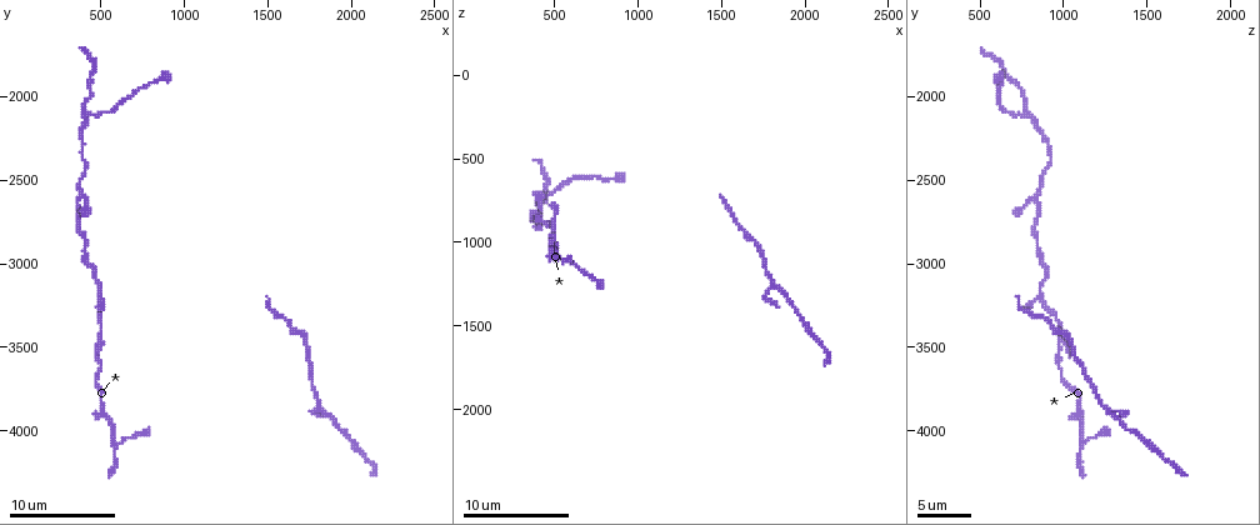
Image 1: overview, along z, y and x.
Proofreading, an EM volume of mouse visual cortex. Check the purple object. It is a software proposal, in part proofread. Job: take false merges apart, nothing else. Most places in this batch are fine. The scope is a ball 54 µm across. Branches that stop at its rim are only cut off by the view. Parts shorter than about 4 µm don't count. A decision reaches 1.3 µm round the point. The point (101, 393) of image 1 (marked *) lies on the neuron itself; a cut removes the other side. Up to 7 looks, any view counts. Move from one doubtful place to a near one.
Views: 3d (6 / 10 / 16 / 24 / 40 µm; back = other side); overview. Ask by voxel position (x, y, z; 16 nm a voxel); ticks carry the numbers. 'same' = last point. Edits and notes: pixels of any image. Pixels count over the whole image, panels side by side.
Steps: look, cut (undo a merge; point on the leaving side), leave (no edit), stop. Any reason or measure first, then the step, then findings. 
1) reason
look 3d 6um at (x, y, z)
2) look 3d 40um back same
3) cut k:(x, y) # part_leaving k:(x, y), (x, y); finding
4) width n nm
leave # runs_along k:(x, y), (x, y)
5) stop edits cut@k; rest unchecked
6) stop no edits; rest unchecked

sudden change in width
look 3d 6um at (800, 3980, 1260)

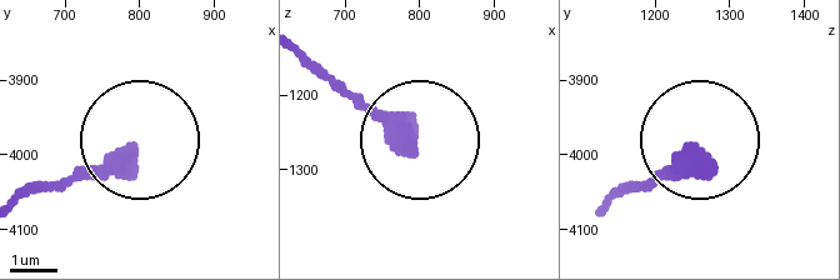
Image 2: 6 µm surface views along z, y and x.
other side
look 3d 6um back at (785, 3995, 1255)

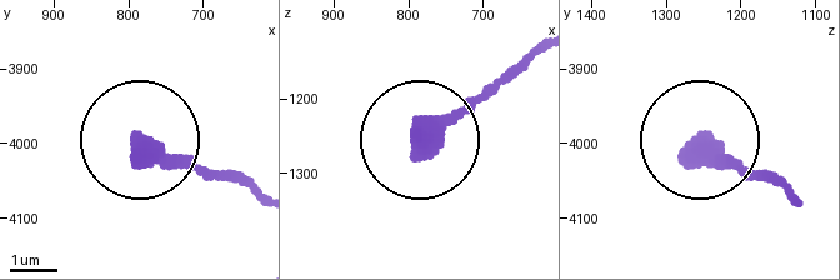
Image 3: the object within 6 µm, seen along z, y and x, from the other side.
width 510 nm
leave # runs_along 3:(255, 196), (140, 144); one neuron here

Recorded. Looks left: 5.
calibre changes
look 3d 16um at (500, 3220, 880)

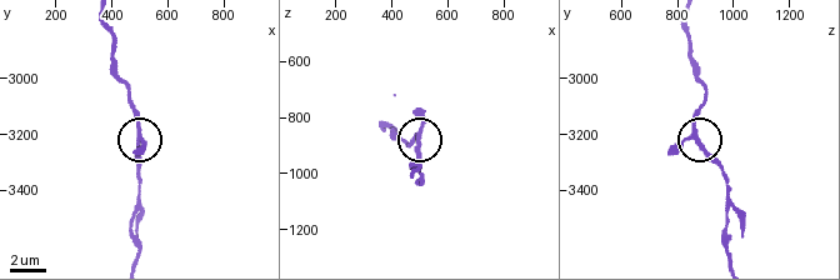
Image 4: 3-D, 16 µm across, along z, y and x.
width 200 nm
leave # runs_along 4:(135, 258), (140, 115), (131, 85); one neuron here

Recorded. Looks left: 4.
three arms meet
look 3d 10um at (1800, 3860, 1240)

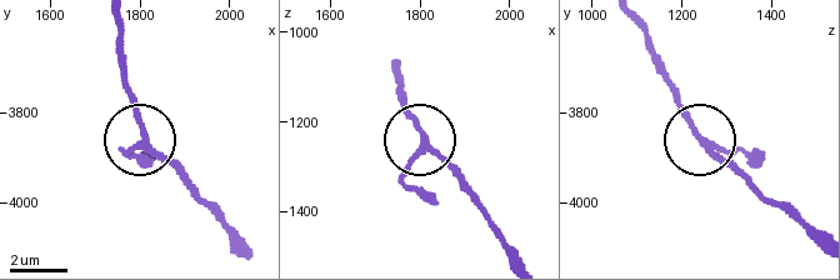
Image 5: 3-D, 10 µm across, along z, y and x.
look 3d 10um back at (1820, 3865, 1260)

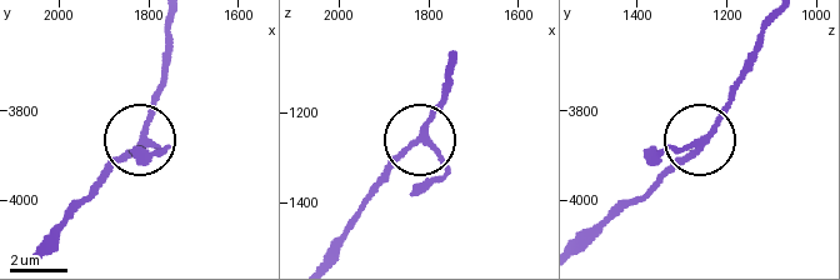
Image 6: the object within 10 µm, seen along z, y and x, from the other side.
arms 3
leave # all the same neuron

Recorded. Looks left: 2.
branch point
look 3d 10um at (420, 2100, 760)

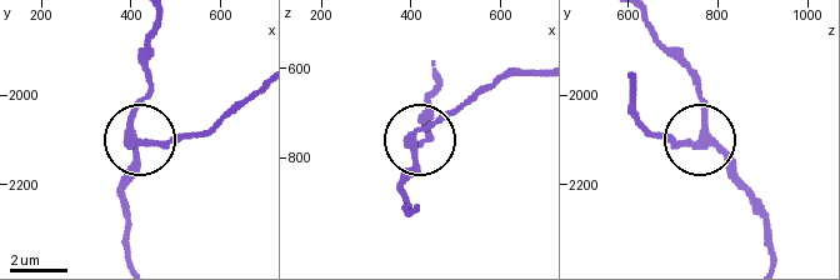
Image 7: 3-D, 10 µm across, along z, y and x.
look 3d 10um back at (395, 2095, 775)

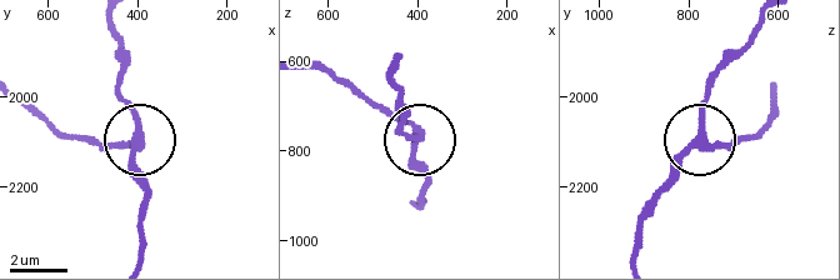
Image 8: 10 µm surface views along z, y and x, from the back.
leave # runs_along 8:(633, 253), (643, 210), (695, 138), (711, 76); all the same neuron

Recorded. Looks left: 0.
stop no edits; rest unchecked

